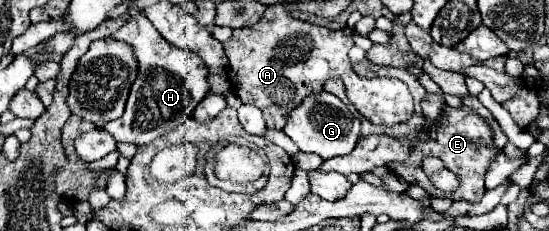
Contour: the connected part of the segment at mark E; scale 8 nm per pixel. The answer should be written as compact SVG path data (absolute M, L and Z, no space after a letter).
M446 106L446 114L442 116L440 124L432 128L432 132L428 136L428 142L420 142L412 150L412 154L408 156L408 160L394 162L388 168L394 174L402 176L408 184L418 184L424 190L432 192L432 184L426 178L426 174L422 172L422 160L426 156L440 158L446 164L446 168L450 168L450 172L458 174L458 178L460 178L460 190L456 190L452 196L454 198L466 198L466 200L474 202L474 200L480 200L484 196L484 174L486 174L490 162L498 154L498 150L492 146L492 138L490 136L492 136L492 130L488 128L488 124L476 112L472 112L466 106L460 108L460 110Z

